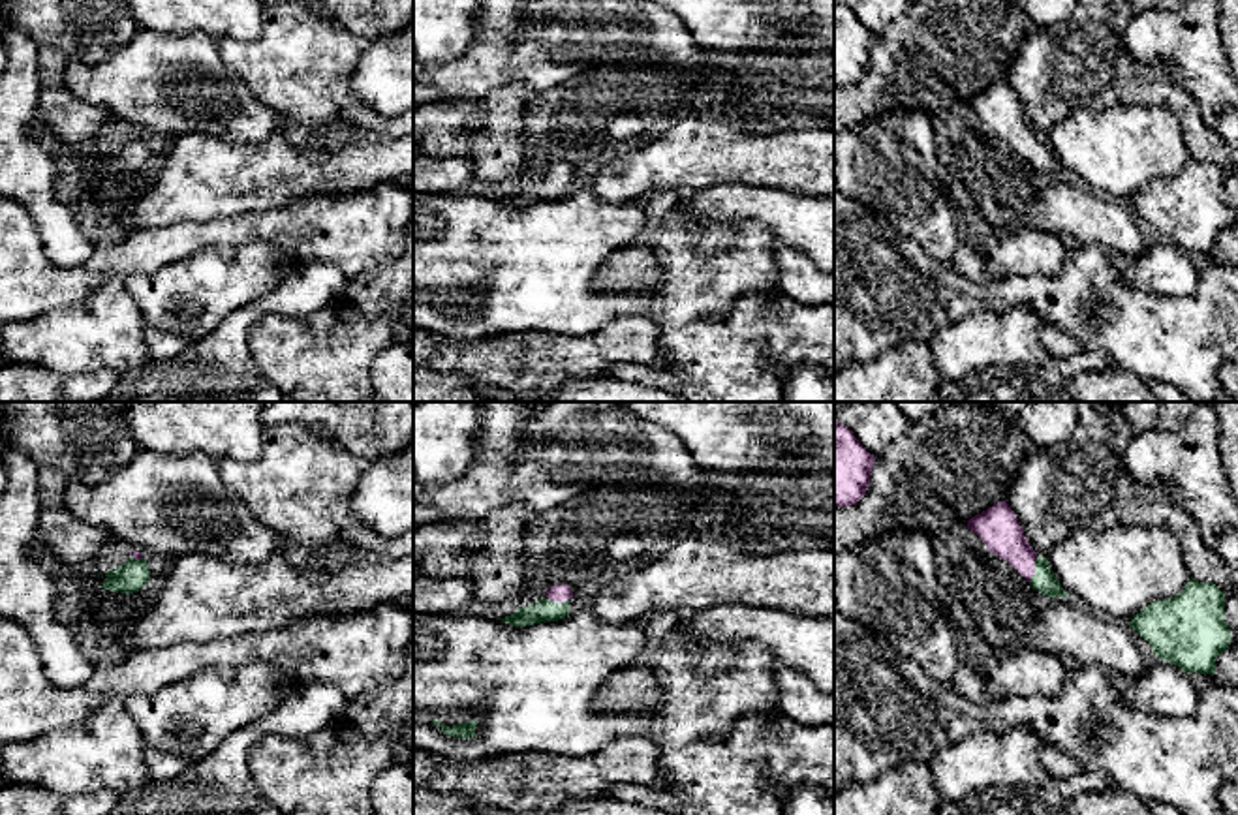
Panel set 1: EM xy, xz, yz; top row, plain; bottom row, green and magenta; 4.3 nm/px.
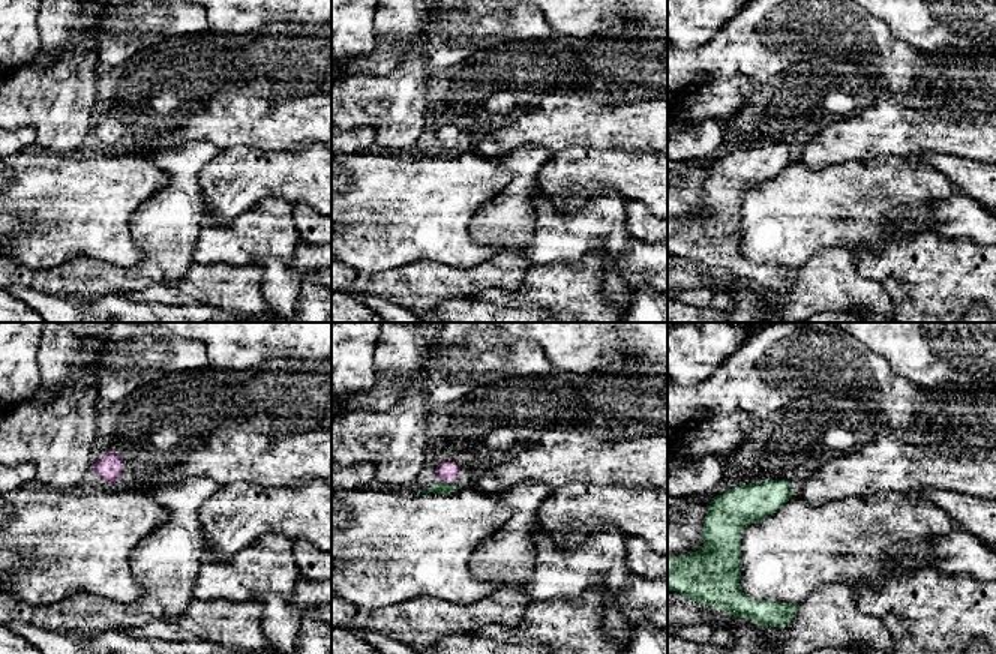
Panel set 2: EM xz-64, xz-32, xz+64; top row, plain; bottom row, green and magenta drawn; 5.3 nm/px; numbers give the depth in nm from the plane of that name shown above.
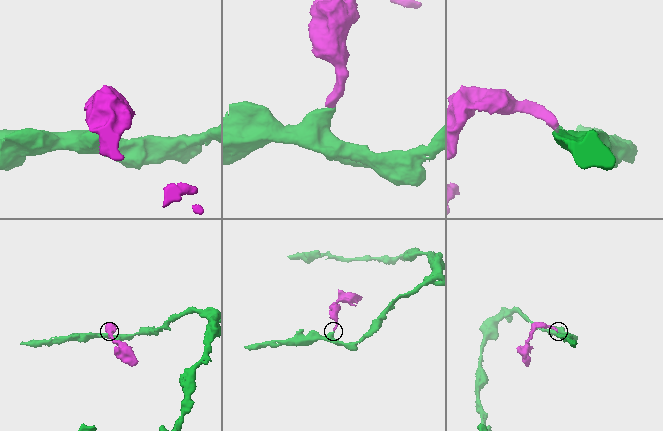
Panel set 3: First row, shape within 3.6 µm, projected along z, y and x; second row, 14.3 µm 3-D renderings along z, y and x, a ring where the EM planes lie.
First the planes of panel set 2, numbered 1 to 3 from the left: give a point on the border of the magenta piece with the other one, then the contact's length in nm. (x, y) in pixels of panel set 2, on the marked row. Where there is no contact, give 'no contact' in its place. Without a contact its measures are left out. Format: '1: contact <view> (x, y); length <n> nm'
1: contact xz-64 (108, 485); length 40 nm
2: contact xz-32 (447, 483); length 80 nm
3: no contact

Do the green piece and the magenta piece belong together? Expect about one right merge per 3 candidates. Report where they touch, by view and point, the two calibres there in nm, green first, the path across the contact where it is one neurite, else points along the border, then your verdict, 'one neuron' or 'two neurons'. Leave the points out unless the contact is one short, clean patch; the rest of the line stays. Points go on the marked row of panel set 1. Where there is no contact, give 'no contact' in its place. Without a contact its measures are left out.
meets green in xz at (555, 601); 100 nm thick on the green side, 80 nm on the other; runs through xz (543, 611), (555, 601), (560, 592); one neuron

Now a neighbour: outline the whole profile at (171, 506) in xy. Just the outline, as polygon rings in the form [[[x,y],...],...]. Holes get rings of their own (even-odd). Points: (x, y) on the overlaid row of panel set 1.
[[[139,453],[101,483],[71,479],[64,507],[101,528],[111,545],[165,560],[209,554],[259,563],[282,537],[248,515],[222,483],[218,460]]]

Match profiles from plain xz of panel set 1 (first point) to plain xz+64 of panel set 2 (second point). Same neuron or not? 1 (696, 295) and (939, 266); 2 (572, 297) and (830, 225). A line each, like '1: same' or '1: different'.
1: different
2: same

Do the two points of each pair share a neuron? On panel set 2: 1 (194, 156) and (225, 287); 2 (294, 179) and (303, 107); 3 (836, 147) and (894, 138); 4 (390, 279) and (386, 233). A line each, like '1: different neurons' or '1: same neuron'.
1: different neurons
2: different neurons
3: same neuron
4: different neurons

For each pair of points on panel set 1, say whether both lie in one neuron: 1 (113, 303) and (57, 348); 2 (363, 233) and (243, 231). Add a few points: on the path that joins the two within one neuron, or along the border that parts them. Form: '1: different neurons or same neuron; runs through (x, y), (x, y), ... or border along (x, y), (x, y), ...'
1: same neuron; runs through (100, 316), (77, 338), (70, 340)
2: same neuron; runs through (333, 230), (322, 226), (273, 228)

